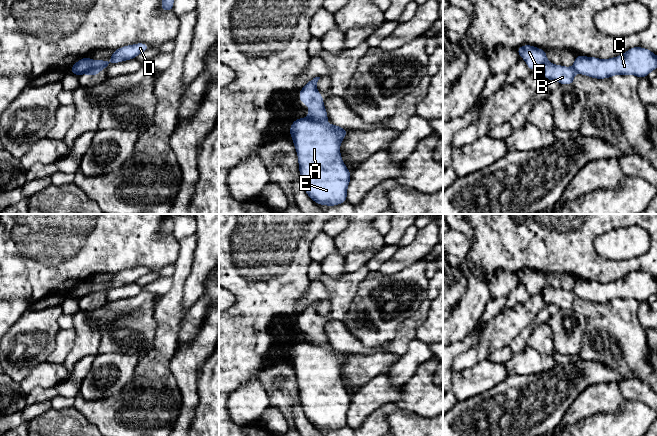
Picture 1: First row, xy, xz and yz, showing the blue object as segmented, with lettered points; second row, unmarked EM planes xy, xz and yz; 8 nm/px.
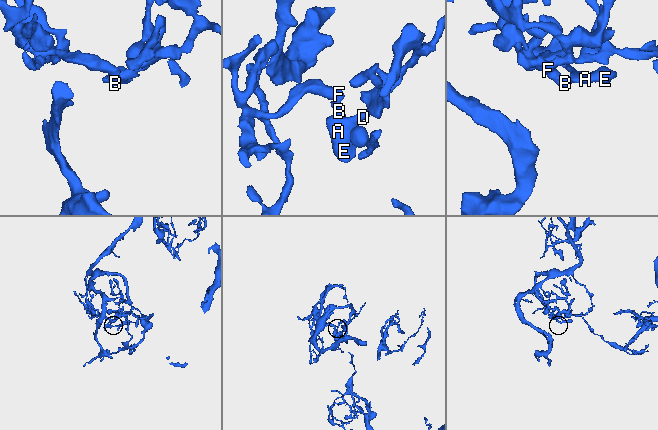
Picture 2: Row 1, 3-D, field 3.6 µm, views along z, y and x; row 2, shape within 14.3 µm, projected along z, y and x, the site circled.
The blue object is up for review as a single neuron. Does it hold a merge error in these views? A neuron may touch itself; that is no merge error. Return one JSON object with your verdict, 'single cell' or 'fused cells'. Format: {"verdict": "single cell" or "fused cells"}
{"verdict": "fused cells"}

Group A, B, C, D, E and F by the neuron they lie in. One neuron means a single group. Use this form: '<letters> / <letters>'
A C D E / B F

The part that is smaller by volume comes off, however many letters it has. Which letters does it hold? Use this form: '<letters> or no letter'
B, F

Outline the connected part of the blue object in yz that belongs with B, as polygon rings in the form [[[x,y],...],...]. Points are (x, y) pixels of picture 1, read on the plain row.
[[[523,269],[517,273],[517,276],[531,295],[540,293],[546,304],[556,304],[561,309],[573,308],[575,293],[550,287],[545,274],[532,269]]]

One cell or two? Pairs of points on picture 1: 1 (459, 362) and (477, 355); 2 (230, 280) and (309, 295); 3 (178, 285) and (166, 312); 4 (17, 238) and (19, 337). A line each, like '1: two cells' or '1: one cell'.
1: one cell
2: two cells
3: one cell
4: two cells

